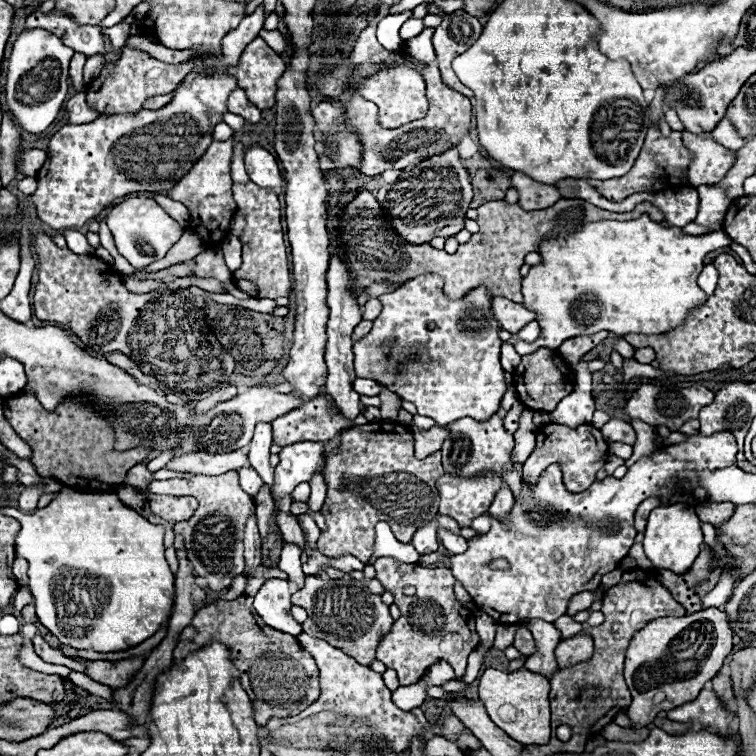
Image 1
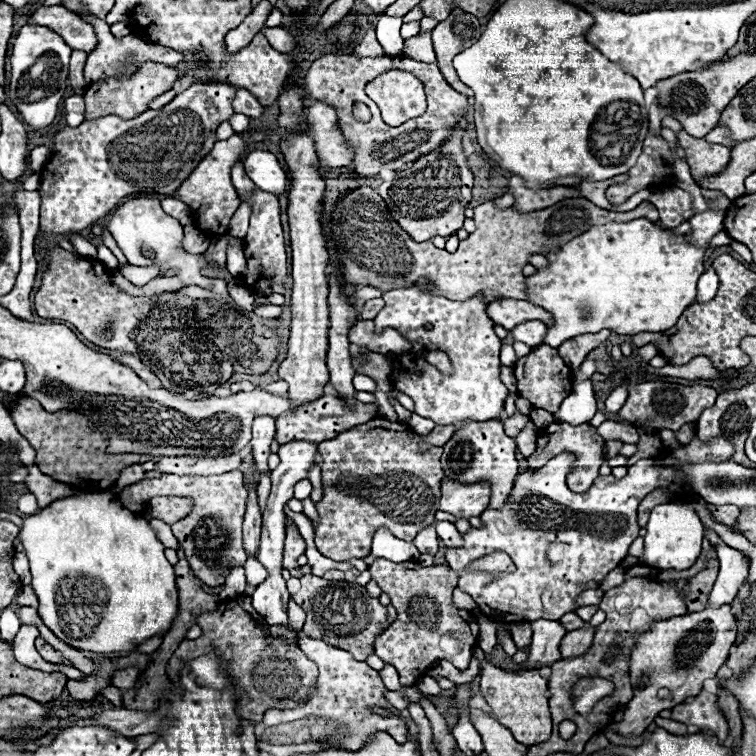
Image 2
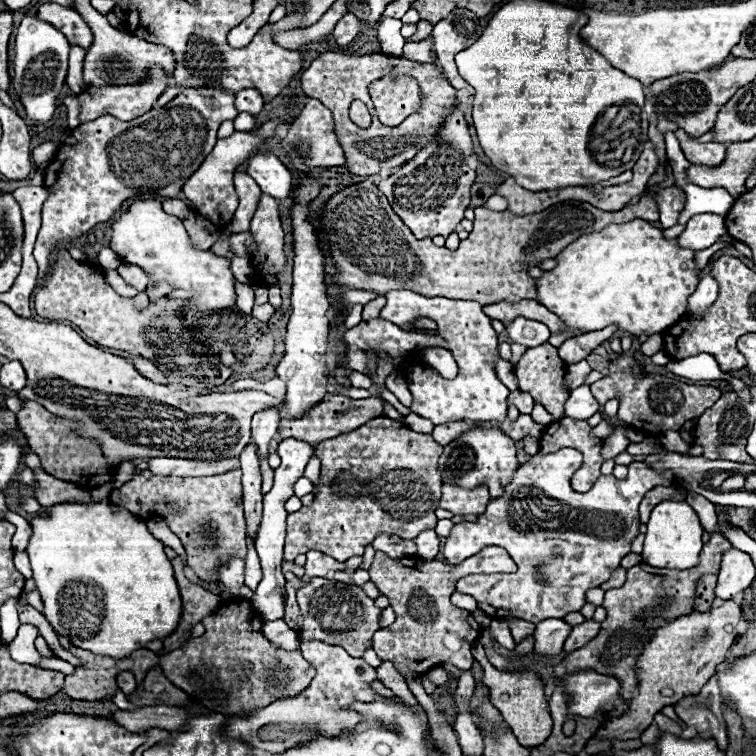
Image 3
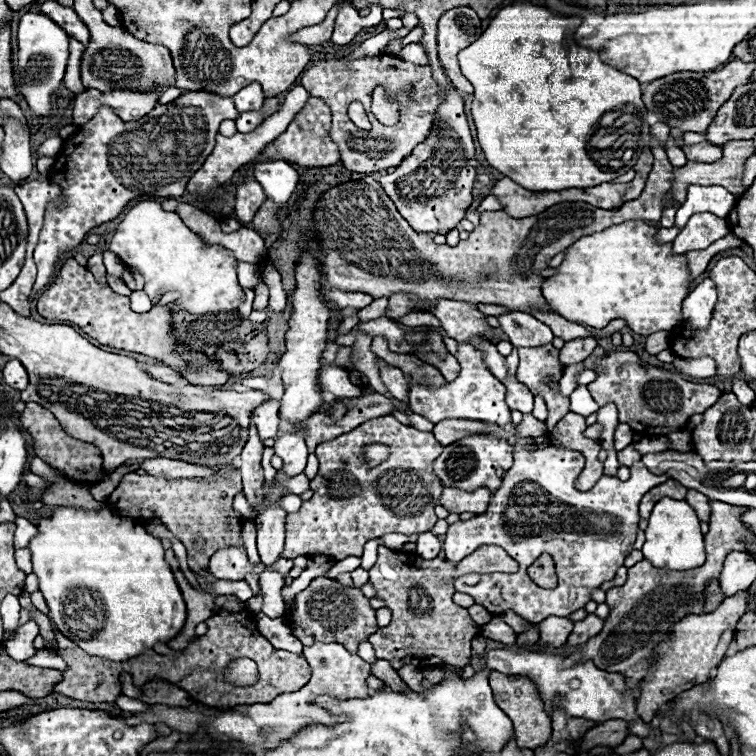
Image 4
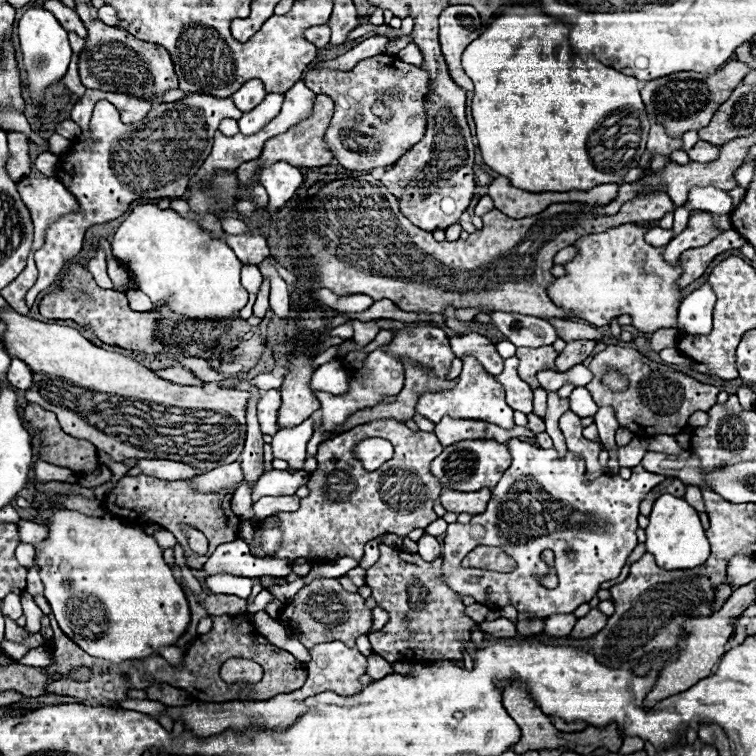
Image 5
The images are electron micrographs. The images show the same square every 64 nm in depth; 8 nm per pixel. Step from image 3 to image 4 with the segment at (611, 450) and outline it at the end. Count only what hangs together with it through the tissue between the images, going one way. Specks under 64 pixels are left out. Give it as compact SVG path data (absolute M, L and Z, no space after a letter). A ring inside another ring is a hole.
M619 423L614 432L614 448L617 452L633 442L633 430L628 424Z

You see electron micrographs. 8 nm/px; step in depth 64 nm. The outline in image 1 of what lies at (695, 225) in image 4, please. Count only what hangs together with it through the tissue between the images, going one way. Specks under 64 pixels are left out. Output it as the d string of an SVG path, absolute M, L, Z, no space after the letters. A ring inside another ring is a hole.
M700 186L698 194L700 194L700 208L698 208L698 216L694 222L708 228L708 226L724 220L724 212L728 210L728 206L732 202L726 196L726 192L716 186Z

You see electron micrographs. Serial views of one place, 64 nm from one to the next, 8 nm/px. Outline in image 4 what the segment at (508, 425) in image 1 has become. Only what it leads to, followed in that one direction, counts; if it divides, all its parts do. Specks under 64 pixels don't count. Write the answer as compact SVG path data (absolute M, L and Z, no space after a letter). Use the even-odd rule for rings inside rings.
M531 413L524 414L522 422L516 426L516 438L536 438L542 434L546 434L546 424Z

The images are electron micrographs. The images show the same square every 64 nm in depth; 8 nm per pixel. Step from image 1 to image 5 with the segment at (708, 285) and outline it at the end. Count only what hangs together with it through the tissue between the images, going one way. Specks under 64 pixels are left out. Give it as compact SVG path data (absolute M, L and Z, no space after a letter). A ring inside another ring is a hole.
M708 284L688 294L678 308L678 330L692 336L706 336L712 330L712 308L716 296Z

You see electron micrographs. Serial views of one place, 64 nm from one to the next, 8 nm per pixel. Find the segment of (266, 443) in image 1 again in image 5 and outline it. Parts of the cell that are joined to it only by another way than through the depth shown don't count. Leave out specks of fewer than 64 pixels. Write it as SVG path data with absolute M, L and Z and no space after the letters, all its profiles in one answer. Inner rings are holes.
M276 388L266 390L262 394L262 398L258 400L258 422L264 434L274 436L274 432L278 430L276 424L276 416L278 416L278 408L280 408L282 400L280 400L280 392Z

